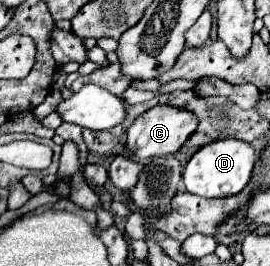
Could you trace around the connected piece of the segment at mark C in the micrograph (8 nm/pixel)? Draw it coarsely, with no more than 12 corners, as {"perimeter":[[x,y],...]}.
{"perimeter":[[154,106],[128,128],[140,160],[168,156],[196,130],[190,110]]}

